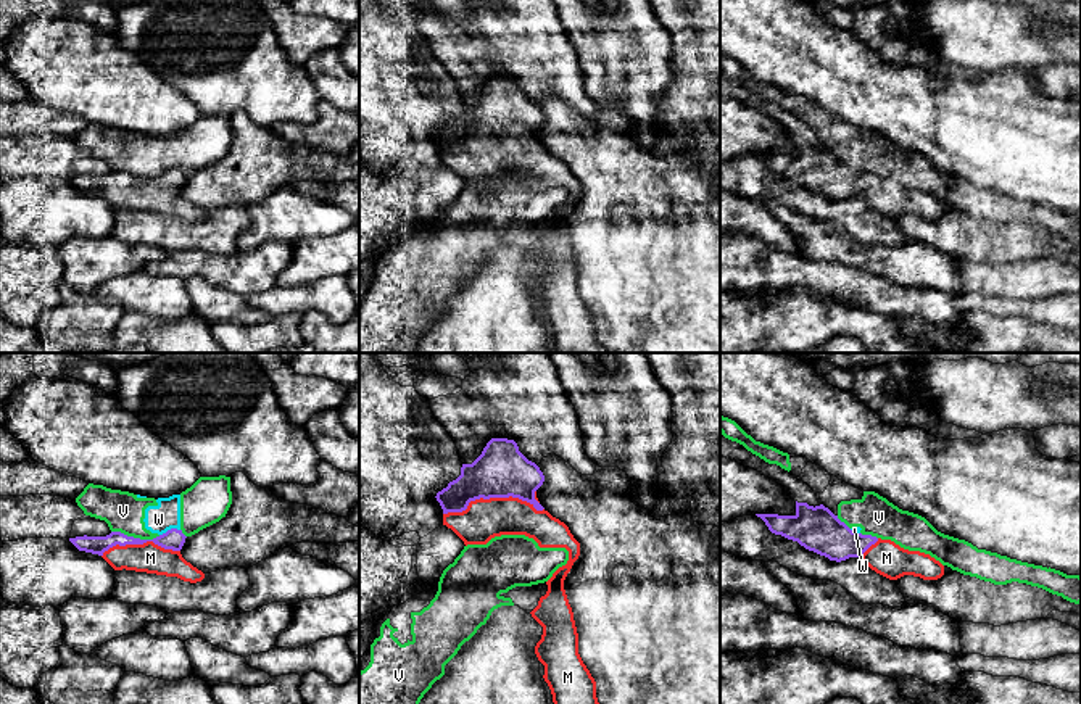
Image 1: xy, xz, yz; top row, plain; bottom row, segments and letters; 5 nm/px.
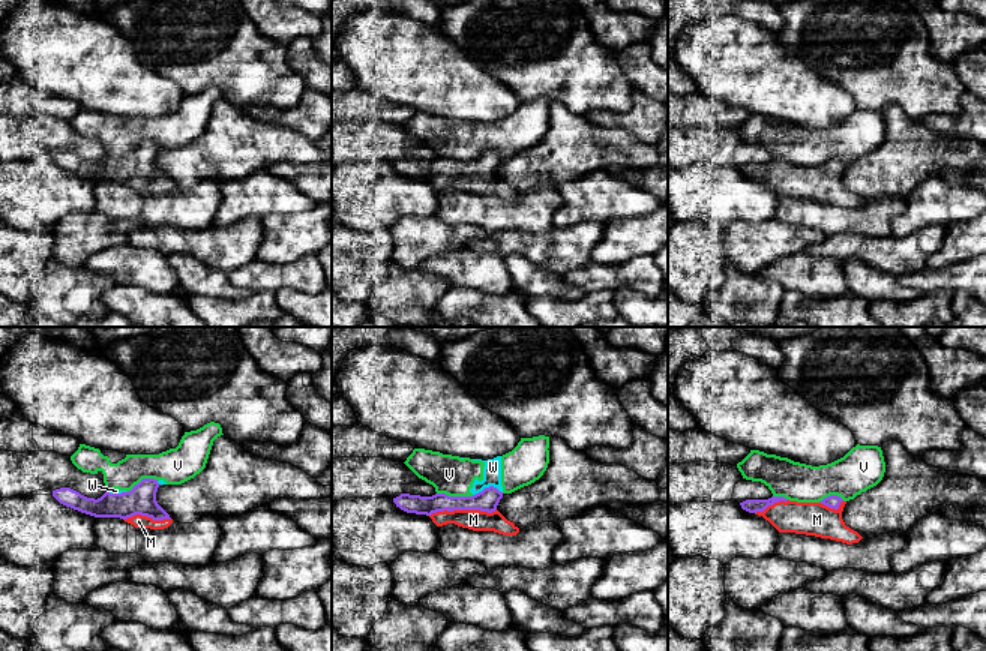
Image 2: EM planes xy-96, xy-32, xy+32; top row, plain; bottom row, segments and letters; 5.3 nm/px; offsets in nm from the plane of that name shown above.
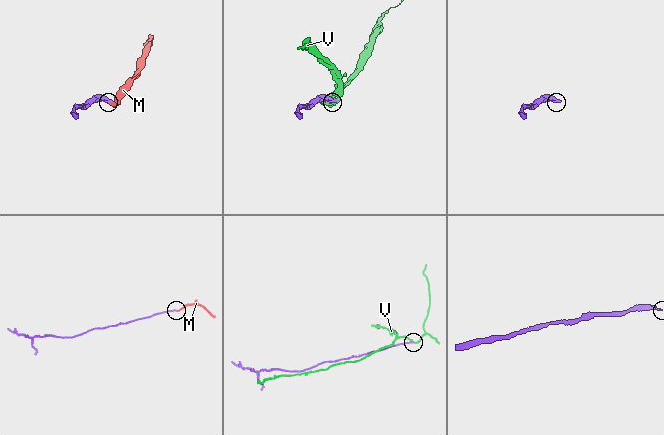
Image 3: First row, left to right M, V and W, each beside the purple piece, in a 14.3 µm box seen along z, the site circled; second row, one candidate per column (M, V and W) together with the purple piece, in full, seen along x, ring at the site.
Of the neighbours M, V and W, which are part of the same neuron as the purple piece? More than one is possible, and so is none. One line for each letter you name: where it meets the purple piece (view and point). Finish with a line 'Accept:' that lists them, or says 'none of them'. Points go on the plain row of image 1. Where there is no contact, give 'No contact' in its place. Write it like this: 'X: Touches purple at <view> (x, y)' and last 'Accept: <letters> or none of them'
M: Touches purple at xz (492, 136)
Accept: M

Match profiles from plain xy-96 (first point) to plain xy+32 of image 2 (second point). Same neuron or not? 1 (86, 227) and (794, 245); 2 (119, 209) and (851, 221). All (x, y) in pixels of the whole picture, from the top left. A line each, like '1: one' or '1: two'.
1: one
2: one

